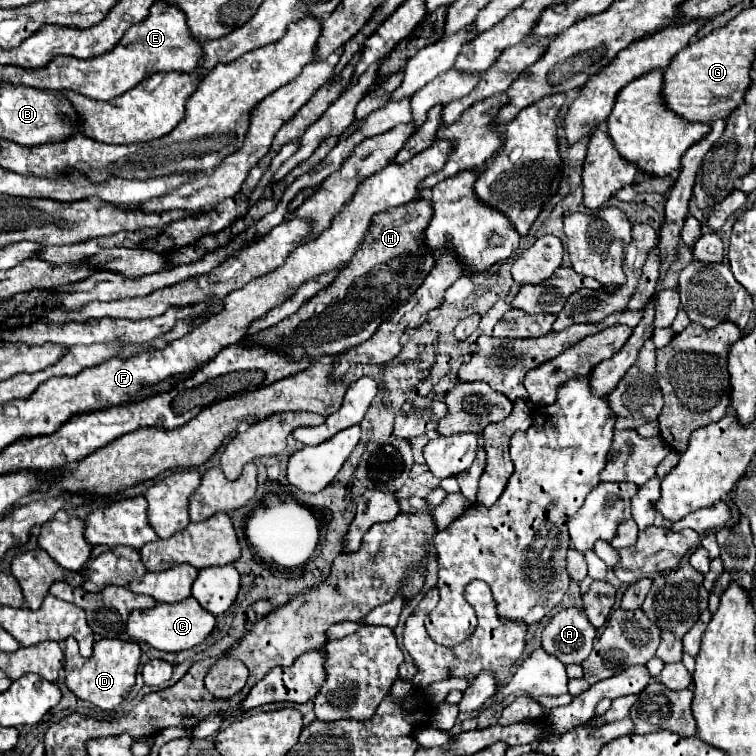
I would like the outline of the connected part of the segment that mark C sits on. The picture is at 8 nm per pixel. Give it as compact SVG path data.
M186 598L174 604L158 602L154 608L148 608L148 610L132 610L128 616L126 634L132 640L148 642L156 650L180 652L180 650L188 650L200 644L214 630L214 624L216 620L210 612L206 612L194 598Z

